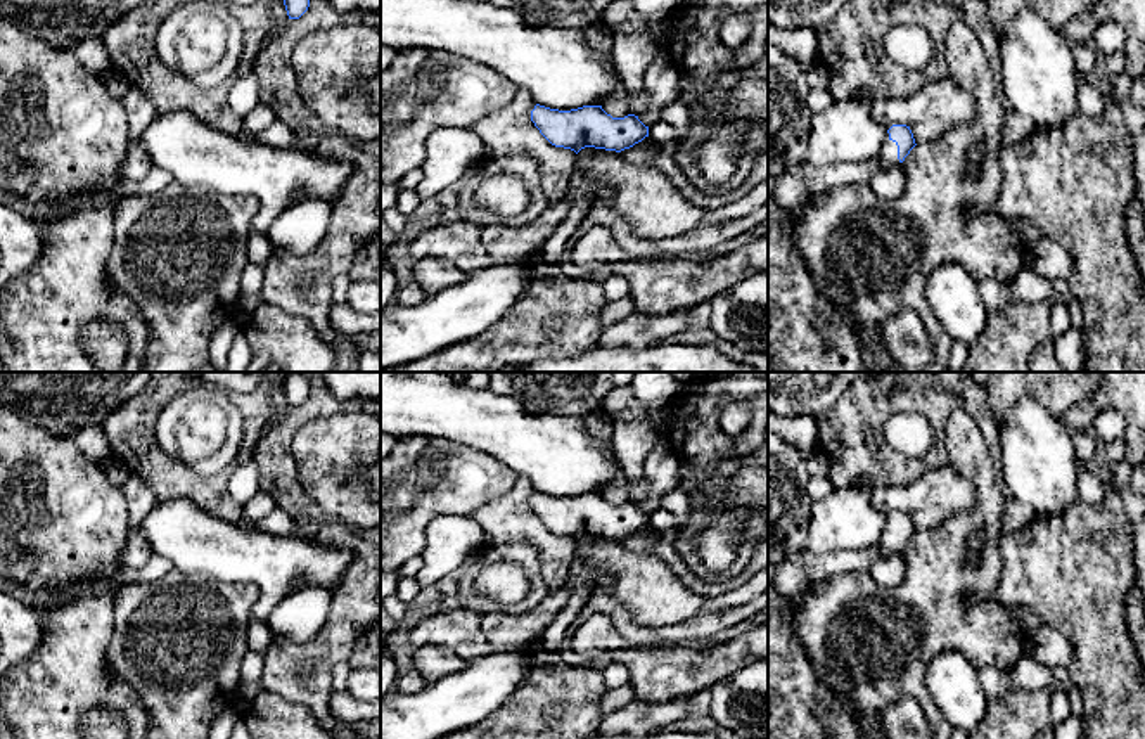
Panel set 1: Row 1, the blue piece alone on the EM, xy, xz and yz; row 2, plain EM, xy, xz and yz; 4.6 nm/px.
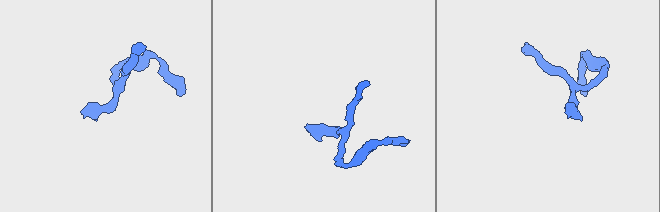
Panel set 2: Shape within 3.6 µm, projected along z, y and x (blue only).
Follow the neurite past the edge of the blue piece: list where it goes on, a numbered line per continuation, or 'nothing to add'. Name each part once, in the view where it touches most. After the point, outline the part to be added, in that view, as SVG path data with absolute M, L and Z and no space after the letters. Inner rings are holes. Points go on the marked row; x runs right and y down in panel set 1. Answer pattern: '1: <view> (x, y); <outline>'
1: yz (798, 184); M889 138L877 159L863 164L815 166L808 161L789 166L775 178L773 197L784 211L803 208L811 197L839 185L868 182L868 178L889 166L901 164L898 145Z

